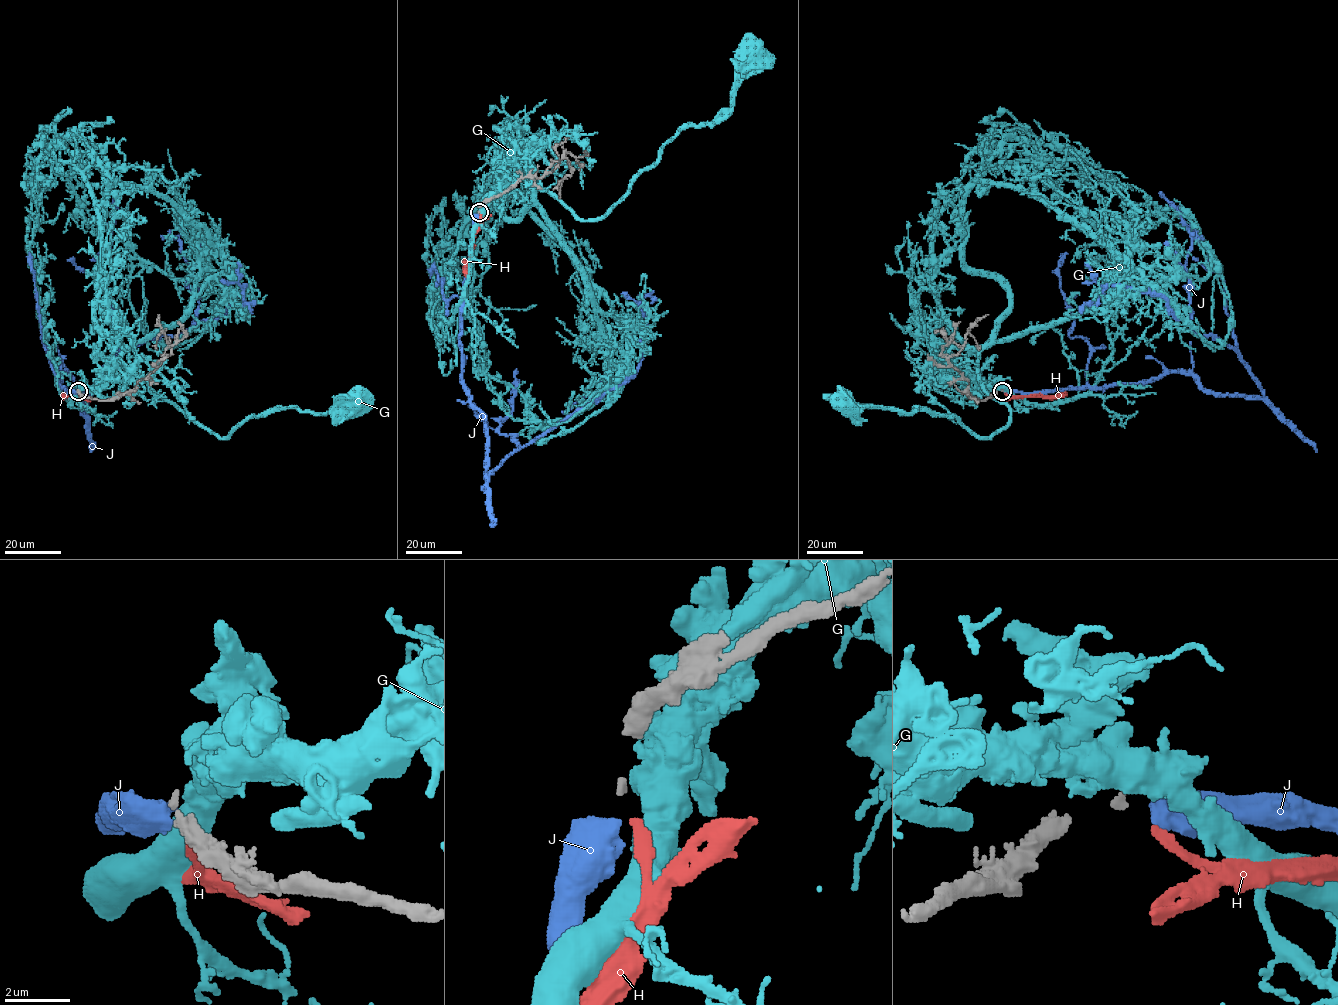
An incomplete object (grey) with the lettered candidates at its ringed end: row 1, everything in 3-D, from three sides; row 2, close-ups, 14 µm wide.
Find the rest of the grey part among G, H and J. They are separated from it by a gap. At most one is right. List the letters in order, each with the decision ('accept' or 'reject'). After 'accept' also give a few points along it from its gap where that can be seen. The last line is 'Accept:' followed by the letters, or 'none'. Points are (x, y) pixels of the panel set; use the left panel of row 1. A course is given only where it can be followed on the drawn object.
G: reject
H: reject
J: reject
Accept: none

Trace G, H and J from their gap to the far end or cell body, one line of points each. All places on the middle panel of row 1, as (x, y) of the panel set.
G: (481, 213), (522, 178), (583, 219), (599, 219), (682, 129), (715, 122), (730, 106), (734, 81), (755, 56)
H: (479, 214), (481, 224), (473, 240), (466, 276)
J: (478, 214), (460, 348), (463, 386), (484, 418), (487, 476), (631, 378), (646, 327), (644, 298), (653, 291)

